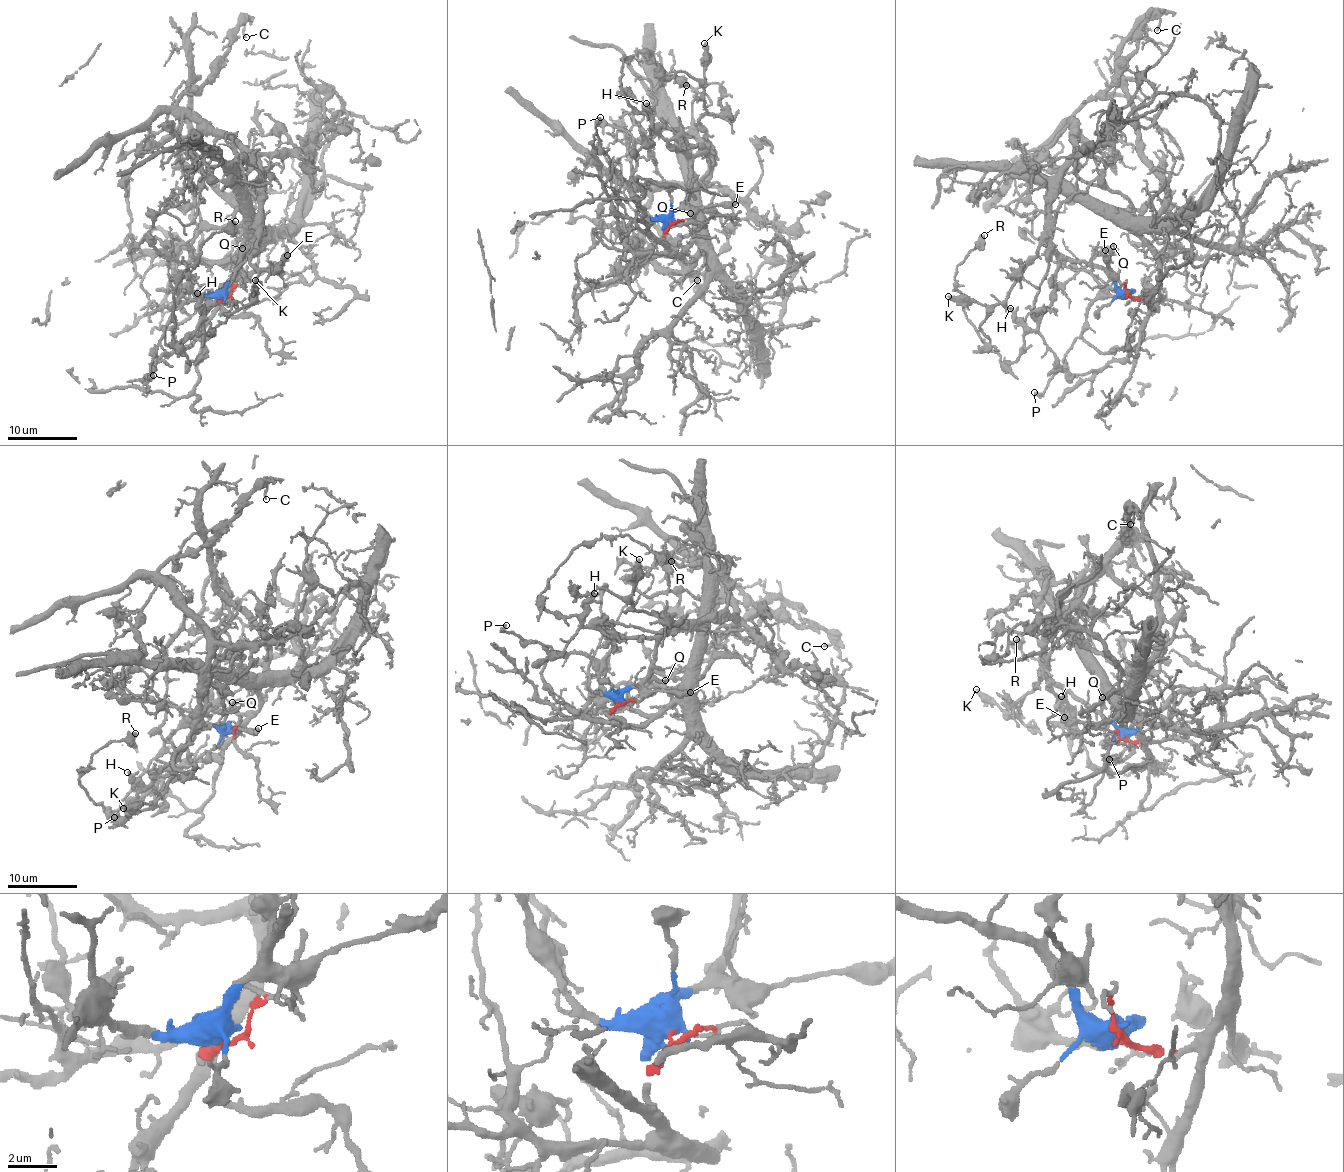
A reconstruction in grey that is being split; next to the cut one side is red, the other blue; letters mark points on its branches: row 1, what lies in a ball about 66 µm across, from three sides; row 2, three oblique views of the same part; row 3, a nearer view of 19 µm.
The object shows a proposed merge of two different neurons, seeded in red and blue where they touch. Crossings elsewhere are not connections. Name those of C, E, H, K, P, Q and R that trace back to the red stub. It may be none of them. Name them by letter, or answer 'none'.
none

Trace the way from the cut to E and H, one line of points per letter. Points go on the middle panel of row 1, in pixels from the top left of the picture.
E: (670, 221), (670, 215), (677, 209), (735, 204)
H: (670, 221), (670, 213), (686, 200), (690, 161), (652, 124), (652, 114), (646, 102)

